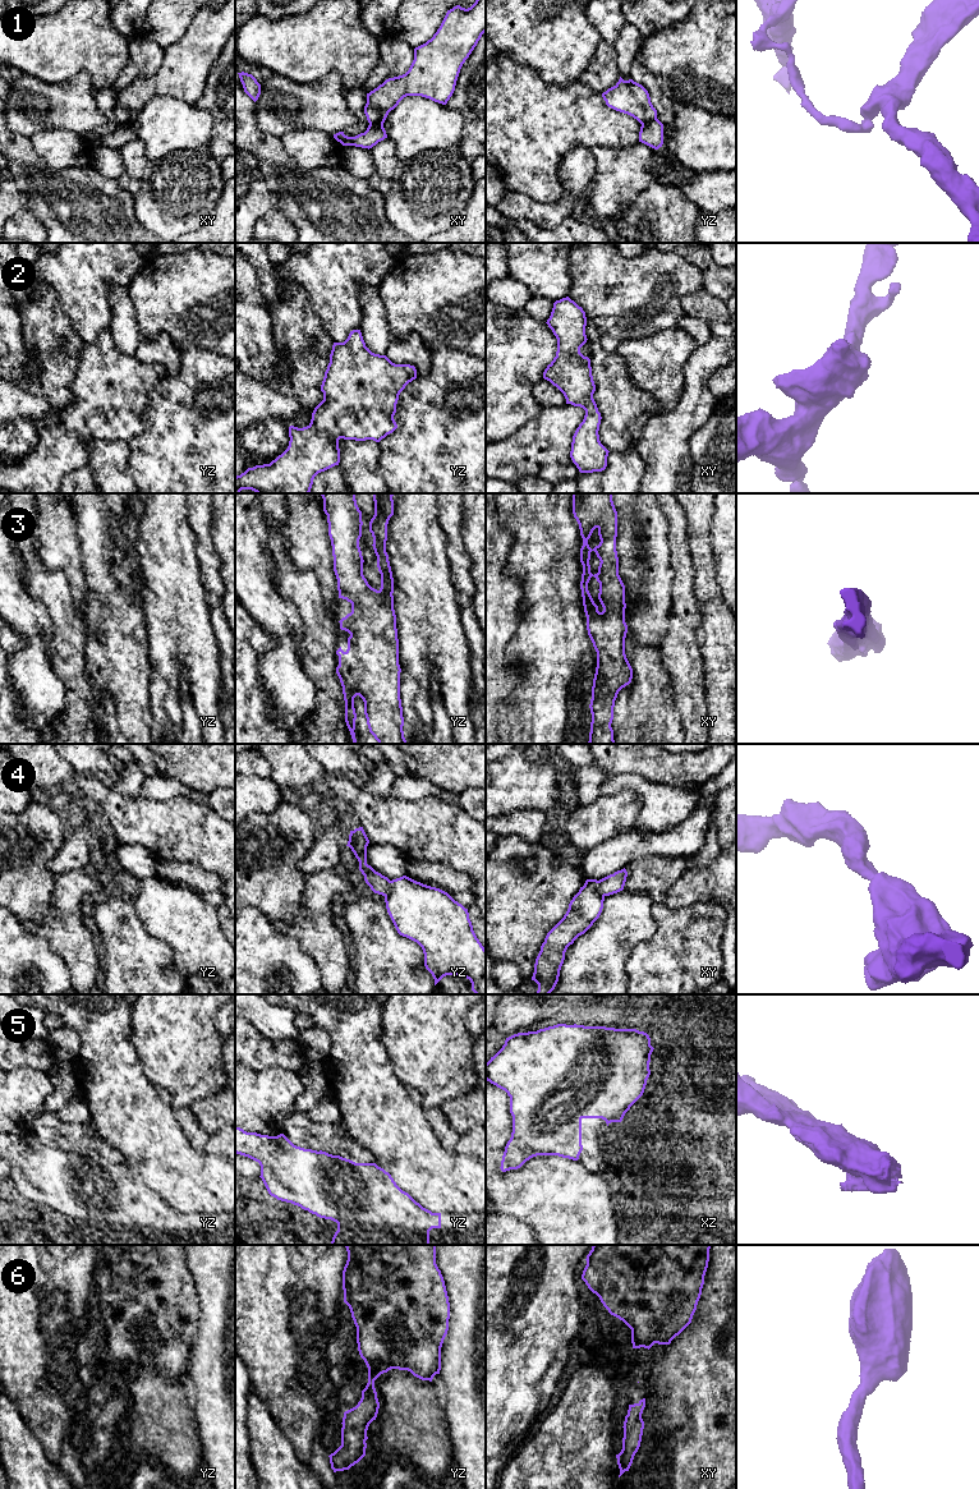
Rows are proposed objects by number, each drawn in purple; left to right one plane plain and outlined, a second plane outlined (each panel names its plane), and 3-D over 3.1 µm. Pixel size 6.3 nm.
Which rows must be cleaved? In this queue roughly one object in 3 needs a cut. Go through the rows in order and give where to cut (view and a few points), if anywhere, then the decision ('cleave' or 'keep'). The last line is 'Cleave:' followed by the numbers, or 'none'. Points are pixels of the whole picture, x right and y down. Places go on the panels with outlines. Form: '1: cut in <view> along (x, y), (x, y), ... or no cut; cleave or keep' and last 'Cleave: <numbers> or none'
1: cut in yz along (656, 118), (642, 125); cleave
2: no cut; keep
3: no cut; keep
4: cut in yz along (391, 881), (390, 890), (385, 896); cleave
5: no cut; keep
6: no cut; keep
Cleave: 1, 4

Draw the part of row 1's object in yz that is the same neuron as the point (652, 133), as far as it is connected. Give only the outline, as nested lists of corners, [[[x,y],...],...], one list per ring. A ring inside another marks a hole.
[[[656,119],[640,127],[639,142],[658,150],[663,144],[663,124]]]

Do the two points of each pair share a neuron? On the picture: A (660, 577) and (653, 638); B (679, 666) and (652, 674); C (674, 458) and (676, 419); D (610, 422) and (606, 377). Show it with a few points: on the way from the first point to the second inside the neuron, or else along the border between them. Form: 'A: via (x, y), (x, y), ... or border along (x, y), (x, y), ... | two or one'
A: via (653, 592), (653, 623) | one
B: border along (658, 648), (661, 662), (672, 683), (674, 699) | two
C: via (674, 449), (674, 428) | one
D: via (610, 410), (610, 389) | one

